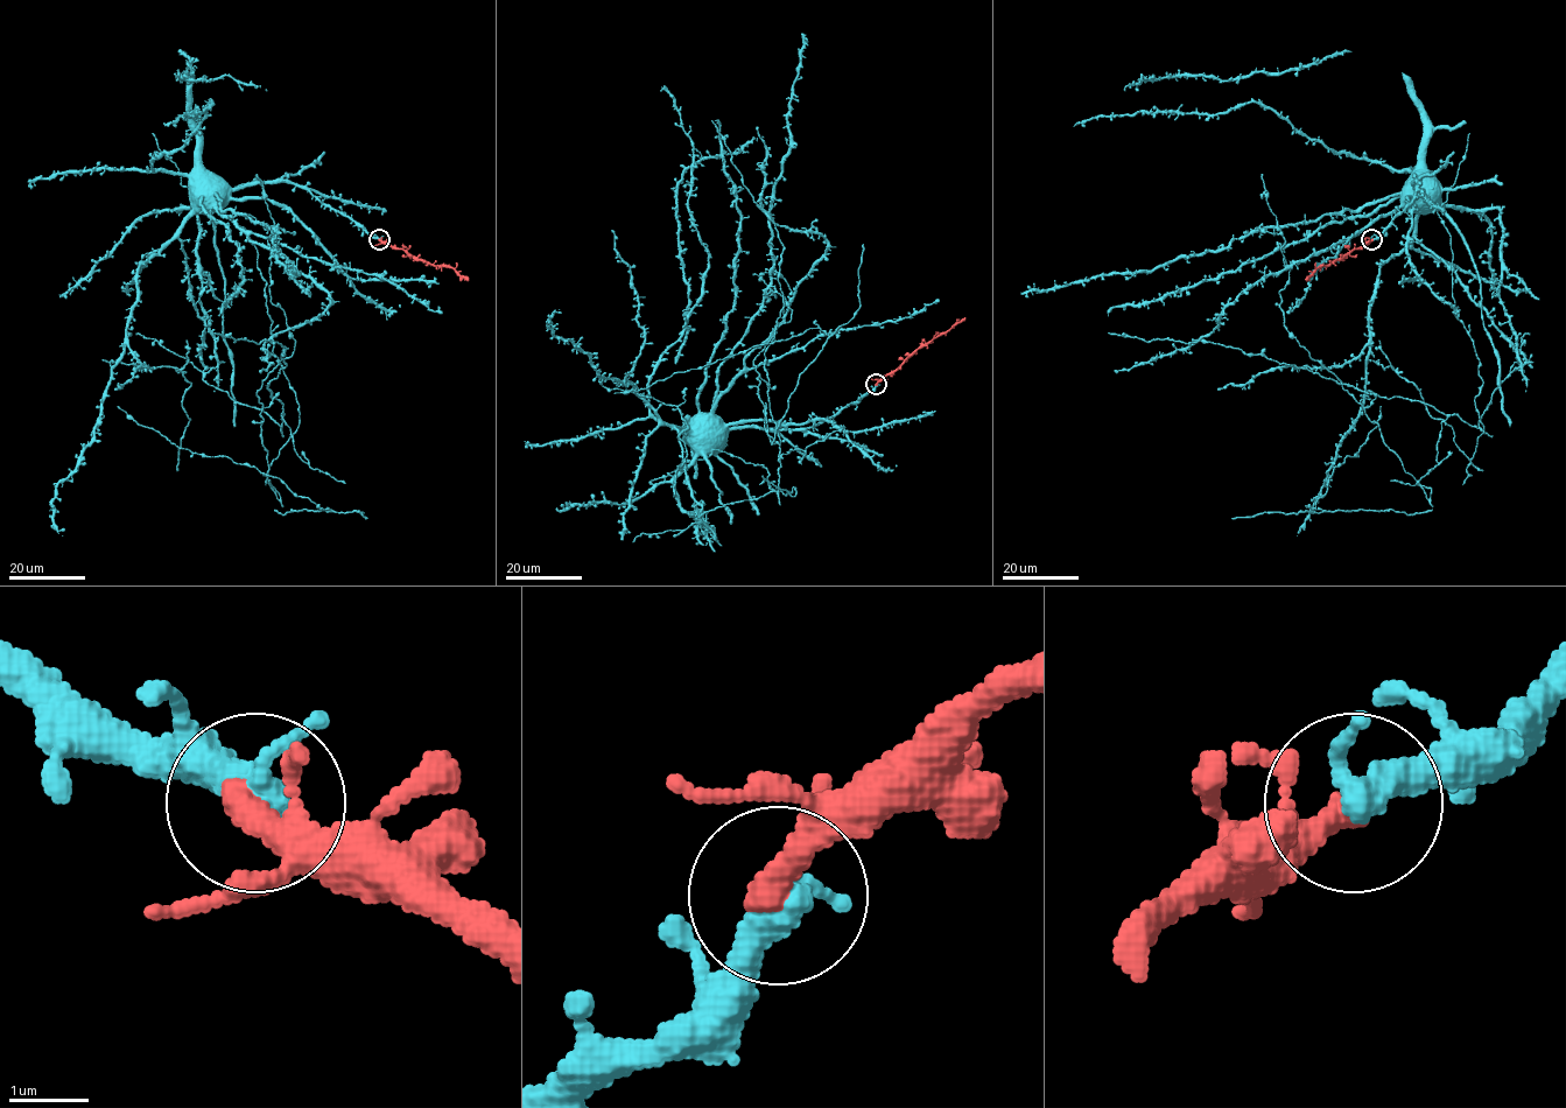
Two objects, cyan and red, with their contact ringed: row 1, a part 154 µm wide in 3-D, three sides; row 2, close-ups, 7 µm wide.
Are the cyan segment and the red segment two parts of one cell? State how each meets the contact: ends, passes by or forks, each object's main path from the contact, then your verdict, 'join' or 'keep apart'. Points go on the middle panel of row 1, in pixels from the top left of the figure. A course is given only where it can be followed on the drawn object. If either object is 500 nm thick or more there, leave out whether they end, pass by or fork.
cyan passes by; red passes by; cyan runs (876, 385), (835, 414), (801, 428), (728, 428), (720, 419), (706, 415), (703, 418); red runs (876, 385), (917, 349), (964, 317); join

